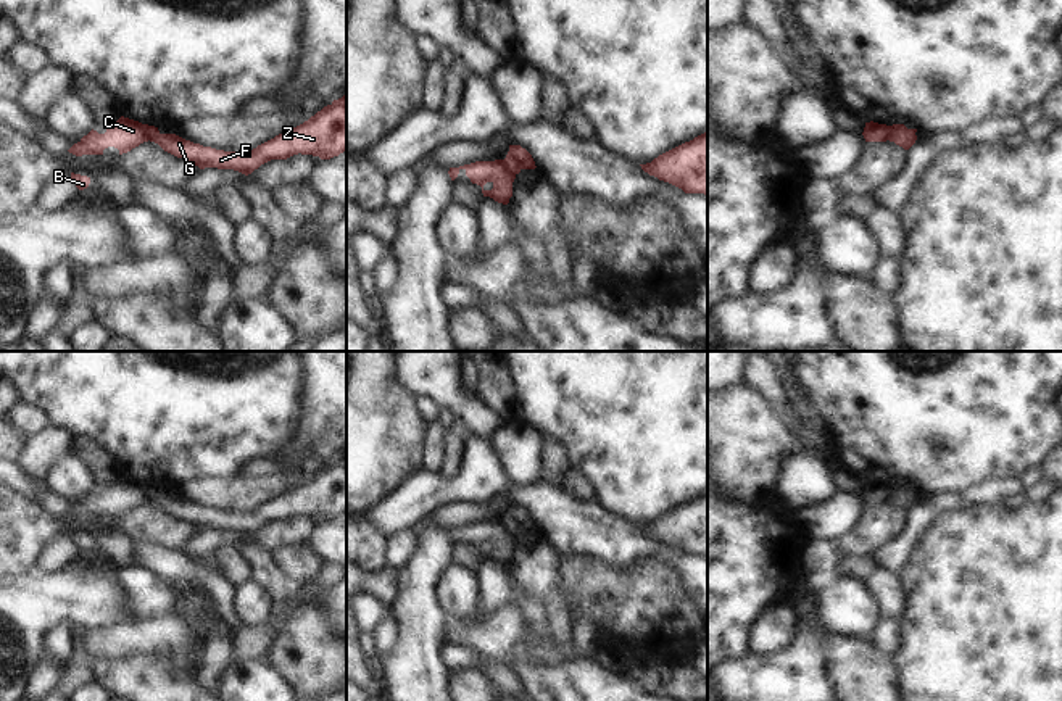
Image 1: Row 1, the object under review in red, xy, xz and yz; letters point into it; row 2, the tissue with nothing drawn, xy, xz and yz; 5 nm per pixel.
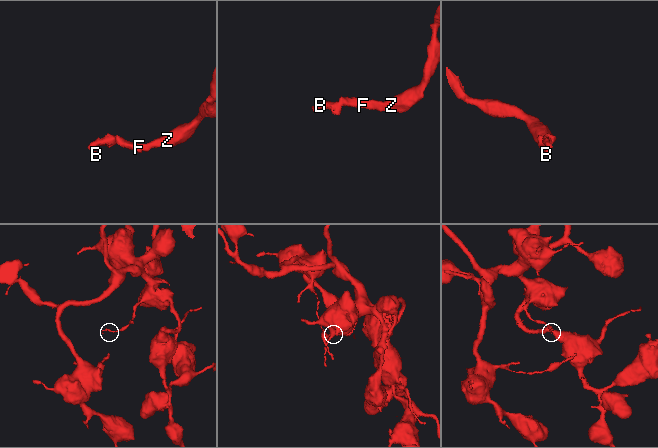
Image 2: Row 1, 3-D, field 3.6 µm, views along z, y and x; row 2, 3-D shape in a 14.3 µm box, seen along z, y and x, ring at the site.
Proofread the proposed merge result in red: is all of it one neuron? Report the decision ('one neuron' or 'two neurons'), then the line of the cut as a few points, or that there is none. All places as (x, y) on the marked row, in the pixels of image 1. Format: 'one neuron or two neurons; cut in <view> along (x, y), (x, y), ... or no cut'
two neurons; cut in xz along (505, 158), (514, 174)

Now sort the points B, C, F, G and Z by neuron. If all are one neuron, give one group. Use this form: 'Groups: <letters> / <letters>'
Groups: B C / F G Z

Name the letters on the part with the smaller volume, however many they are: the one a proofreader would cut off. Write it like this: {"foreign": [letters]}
{"foreign": ["B", "C"]}

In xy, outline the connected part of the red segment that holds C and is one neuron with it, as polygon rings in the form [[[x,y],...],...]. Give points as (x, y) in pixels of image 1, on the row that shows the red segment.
[[[121,116],[106,129],[105,134],[90,131],[77,143],[74,143],[68,151],[82,156],[82,155],[103,155],[103,150],[114,147],[119,150],[119,155],[131,151],[143,142],[148,142],[148,124]]]

